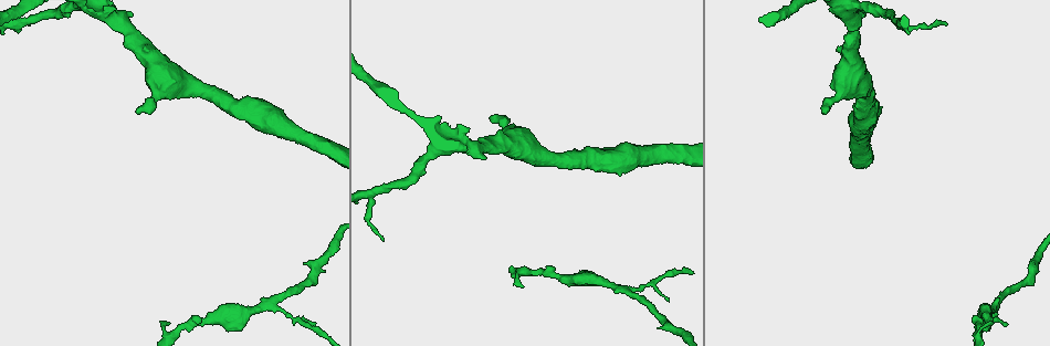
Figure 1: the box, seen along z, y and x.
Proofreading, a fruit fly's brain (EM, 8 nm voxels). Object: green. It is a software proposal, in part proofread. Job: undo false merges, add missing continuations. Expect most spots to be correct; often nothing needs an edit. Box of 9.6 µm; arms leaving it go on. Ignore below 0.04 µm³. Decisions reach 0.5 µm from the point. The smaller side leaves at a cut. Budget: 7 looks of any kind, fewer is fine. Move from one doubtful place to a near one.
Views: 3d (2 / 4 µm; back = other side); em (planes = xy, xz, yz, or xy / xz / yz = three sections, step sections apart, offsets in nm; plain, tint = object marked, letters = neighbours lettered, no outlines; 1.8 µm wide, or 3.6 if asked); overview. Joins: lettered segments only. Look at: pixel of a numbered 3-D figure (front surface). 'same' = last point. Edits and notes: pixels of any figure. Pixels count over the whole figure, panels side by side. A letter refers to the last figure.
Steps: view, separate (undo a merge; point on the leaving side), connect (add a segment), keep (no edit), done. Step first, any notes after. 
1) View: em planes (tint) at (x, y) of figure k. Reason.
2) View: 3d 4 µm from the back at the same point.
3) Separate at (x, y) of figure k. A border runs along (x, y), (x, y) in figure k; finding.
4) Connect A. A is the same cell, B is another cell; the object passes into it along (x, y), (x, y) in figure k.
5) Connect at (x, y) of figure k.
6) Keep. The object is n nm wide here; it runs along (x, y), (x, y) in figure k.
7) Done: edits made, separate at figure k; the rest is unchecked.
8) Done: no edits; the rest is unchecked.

View: 3d 2 µm at (623, 289) of figure 1.

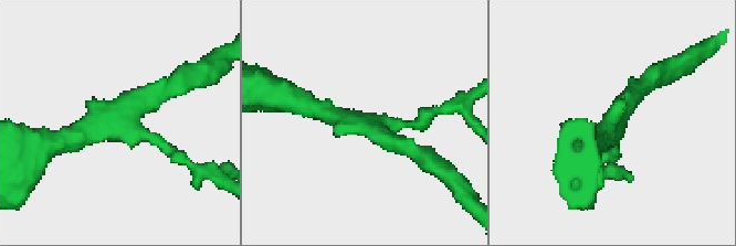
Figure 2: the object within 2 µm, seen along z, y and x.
View: em planes (letters) at (610, 128) of figure 2. 3 arms meet here.

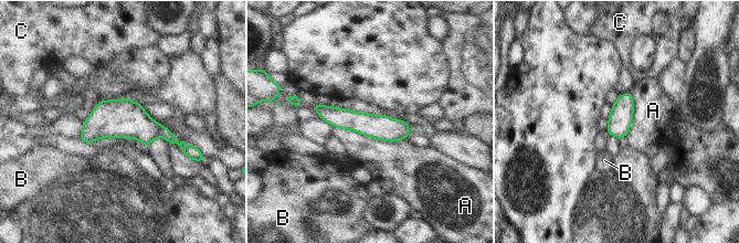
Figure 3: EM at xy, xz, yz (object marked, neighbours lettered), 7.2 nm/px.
Keep. A, B and C are other cells; it runs along (85, 124), (137, 124), (185, 147) in figure 3; all the same neuron.

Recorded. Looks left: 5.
View: 3d 4 µm at (993, 322) of figure 1. An open end.

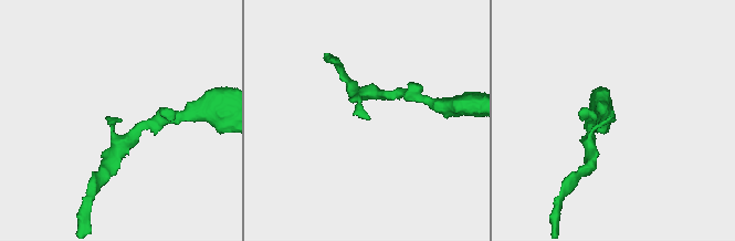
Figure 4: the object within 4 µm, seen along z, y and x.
View: em planes (plain) at (119, 119) of figure 4. The arms are 180, 200 nm wide.

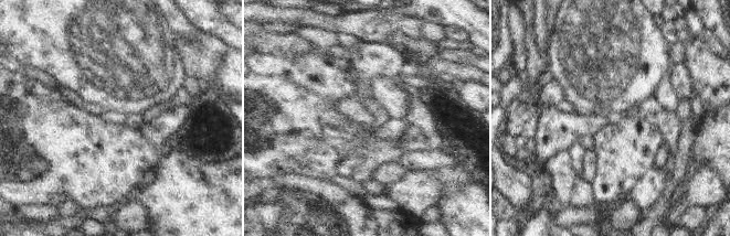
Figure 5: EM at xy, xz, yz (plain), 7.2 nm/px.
View: em planes (letters) at the same point. See the neighbours.

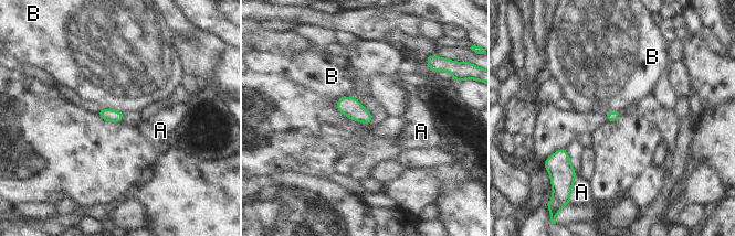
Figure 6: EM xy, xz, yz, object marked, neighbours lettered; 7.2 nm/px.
Keep. A and B are other cells; a border runs along (335, 103), (353, 96), (361, 105) in figure 6; no lettered segment goes on from it.

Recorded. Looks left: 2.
View: em planes (letters) at (823, 110) of figure 1. An open end.

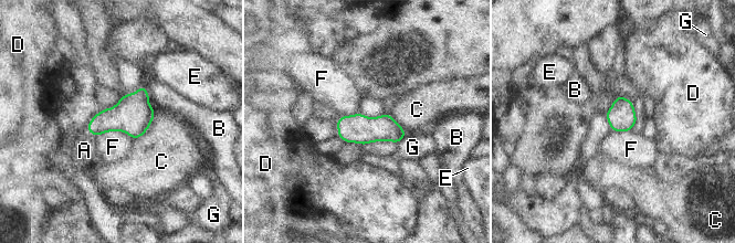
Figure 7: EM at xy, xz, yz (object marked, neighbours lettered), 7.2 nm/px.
Connect A. The object is 200 nm wide here; A is the same cell, B, C, D, E, F and G are other cells; the object passes into it along (122, 117), (92, 134), (84, 150) in figure 7; the neuron continues.

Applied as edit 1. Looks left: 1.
Done: edits made, connect at figure 7; the rest is unchecked.

